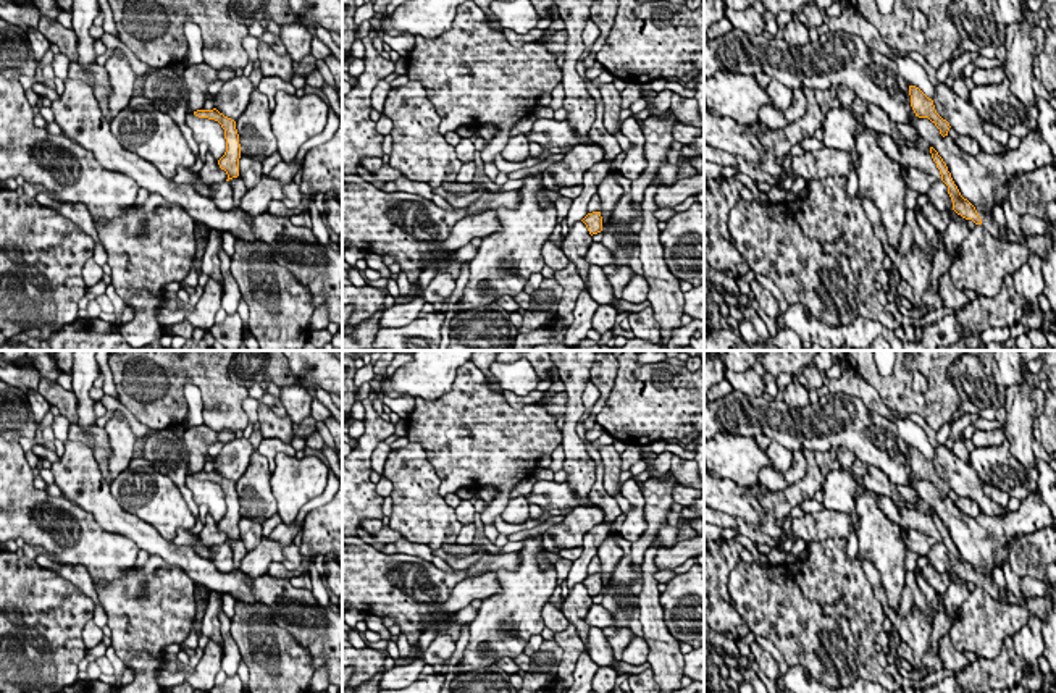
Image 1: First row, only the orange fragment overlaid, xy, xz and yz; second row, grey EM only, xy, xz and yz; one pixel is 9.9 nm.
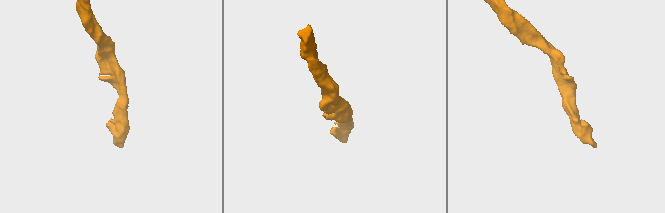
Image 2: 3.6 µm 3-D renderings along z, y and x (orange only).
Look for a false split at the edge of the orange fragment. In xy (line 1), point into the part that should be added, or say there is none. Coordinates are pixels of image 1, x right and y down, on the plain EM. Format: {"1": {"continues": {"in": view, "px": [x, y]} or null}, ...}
{"1": {"continues": null}}

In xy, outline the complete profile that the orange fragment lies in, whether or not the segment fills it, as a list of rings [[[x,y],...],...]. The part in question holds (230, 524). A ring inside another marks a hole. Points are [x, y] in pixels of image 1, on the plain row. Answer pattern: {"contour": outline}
{"contour": [[[216,470],[197,472],[197,473],[194,473],[194,477],[199,480],[215,481],[221,486],[221,489],[224,491],[226,514],[218,522],[218,527],[221,531],[226,533],[226,536],[228,536],[226,543],[237,540],[239,538],[241,506],[239,506],[239,496],[236,491],[236,483],[224,478]]]}

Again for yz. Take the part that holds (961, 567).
{"contour": [[[930,509],[930,515],[933,523],[937,525],[937,530],[940,531],[941,543],[948,548],[948,556],[953,562],[953,572],[962,580],[972,582],[975,586],[982,586],[996,601],[1004,598],[1009,604],[1019,604],[1019,599],[1009,590],[1006,590],[1004,593],[999,590],[993,577],[977,573],[975,569],[961,557],[958,548],[951,540],[951,535],[948,533],[946,525],[938,517],[938,514],[933,509]]]}

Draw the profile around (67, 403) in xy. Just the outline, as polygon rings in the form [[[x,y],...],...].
[[[40,376],[39,394],[42,394],[50,405],[55,405],[60,410],[60,415],[66,417],[69,423],[78,425],[78,399],[73,391],[66,391],[57,381]]]

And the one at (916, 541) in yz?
[[[917,530],[903,531],[901,538],[906,549],[916,552],[917,556],[927,556],[937,543],[932,536]]]

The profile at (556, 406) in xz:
[[[565,391],[555,393],[543,407],[552,417],[564,417],[567,412],[568,396]]]

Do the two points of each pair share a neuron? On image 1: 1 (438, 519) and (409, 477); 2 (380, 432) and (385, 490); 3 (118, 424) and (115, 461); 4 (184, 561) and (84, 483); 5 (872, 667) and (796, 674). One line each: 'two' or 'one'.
1: one
2: two
3: one
4: one
5: two

